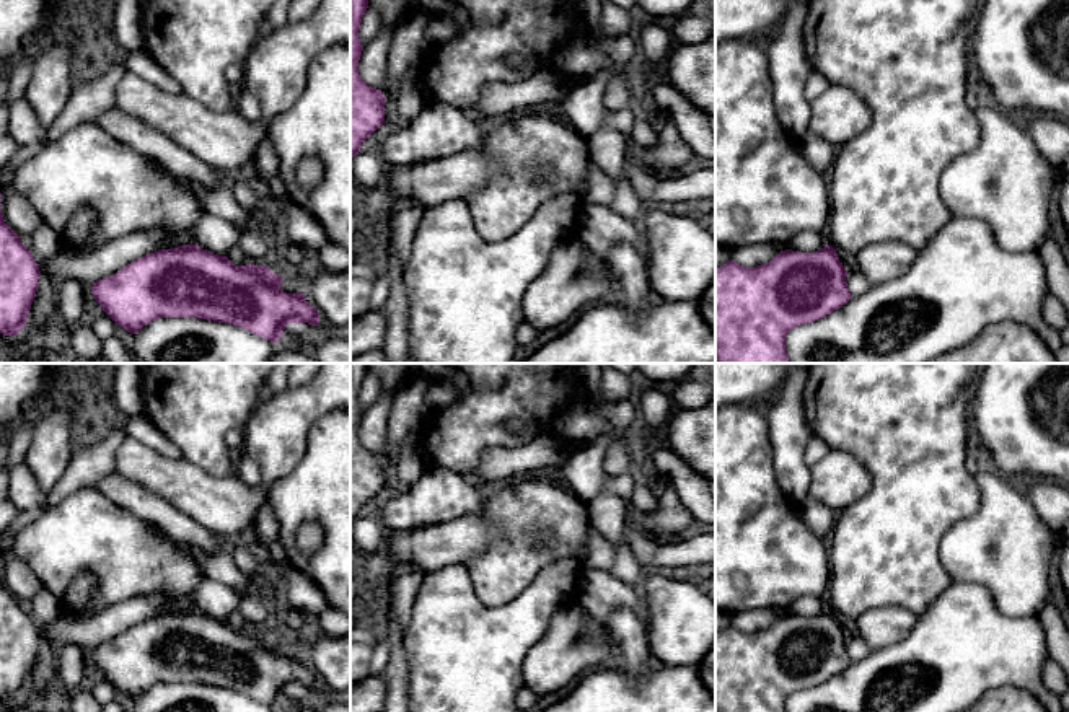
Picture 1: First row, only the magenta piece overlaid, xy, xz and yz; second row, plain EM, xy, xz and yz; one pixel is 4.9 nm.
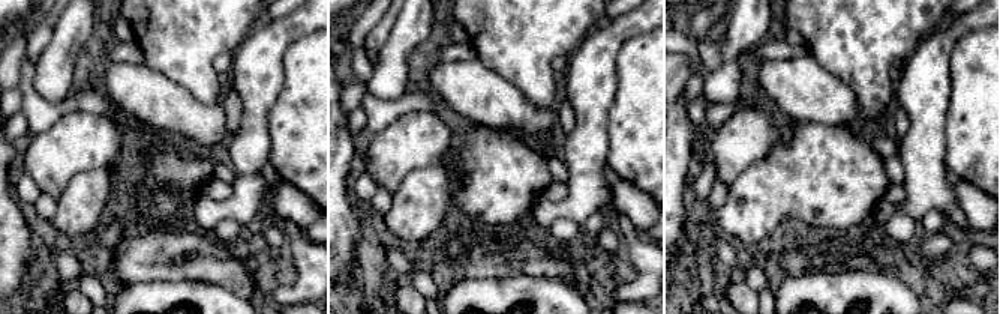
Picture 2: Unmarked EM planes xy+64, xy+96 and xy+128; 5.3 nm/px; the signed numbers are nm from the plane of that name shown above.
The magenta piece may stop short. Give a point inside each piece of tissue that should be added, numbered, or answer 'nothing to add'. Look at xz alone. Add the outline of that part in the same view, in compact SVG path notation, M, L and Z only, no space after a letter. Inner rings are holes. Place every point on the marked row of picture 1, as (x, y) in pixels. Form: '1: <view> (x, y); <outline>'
nothing to add

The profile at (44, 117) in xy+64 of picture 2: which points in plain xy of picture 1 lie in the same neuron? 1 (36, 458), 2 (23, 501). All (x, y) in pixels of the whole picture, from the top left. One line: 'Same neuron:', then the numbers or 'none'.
Same neuron: 2

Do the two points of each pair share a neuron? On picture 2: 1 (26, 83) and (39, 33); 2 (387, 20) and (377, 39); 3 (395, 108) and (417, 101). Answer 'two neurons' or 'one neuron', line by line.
1: two neurons
2: one neuron
3: one neuron

